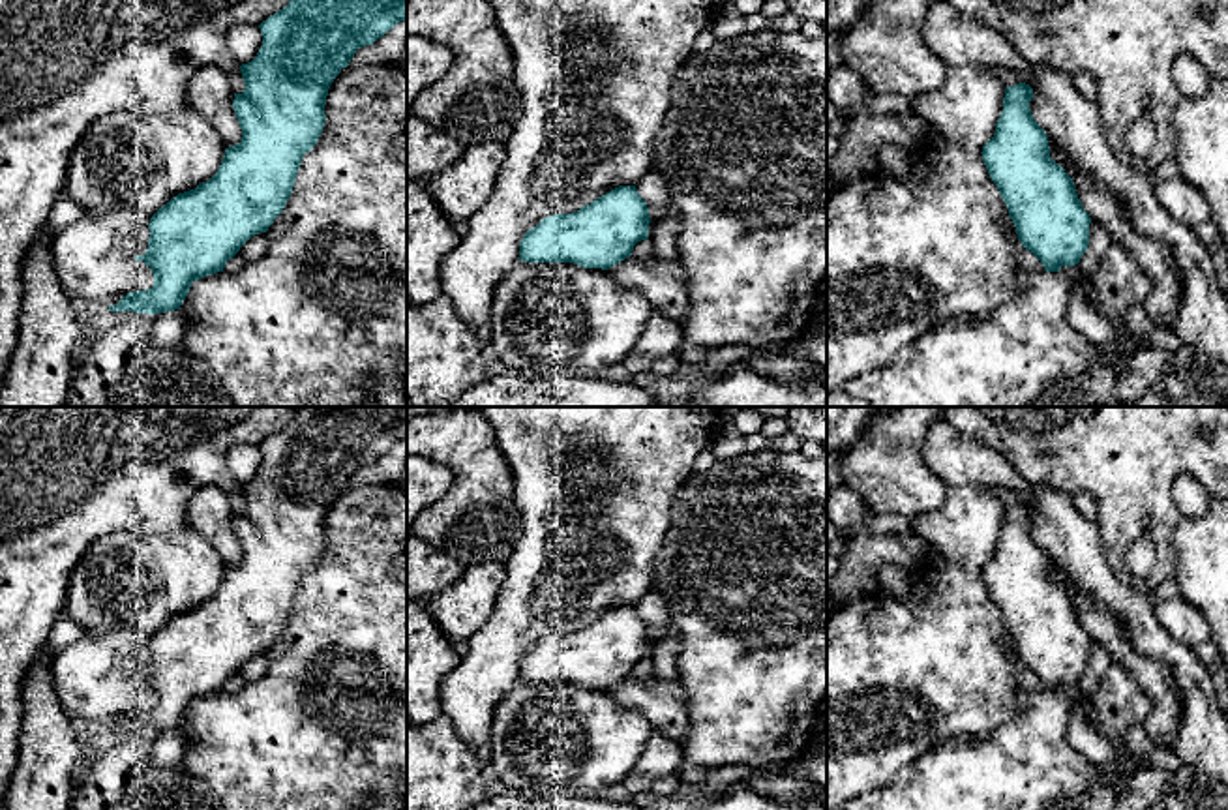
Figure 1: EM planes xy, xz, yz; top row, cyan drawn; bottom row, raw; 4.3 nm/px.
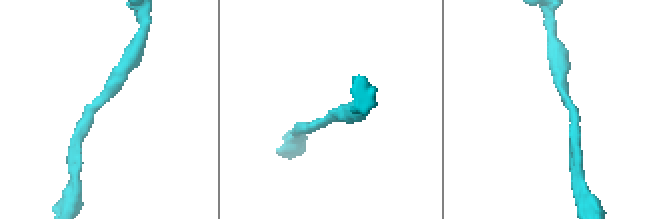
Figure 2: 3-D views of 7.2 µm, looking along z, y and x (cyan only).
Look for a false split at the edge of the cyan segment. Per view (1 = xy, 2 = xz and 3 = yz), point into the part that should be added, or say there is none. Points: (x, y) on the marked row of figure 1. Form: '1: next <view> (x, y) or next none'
1: next none
2: next none
3: next none

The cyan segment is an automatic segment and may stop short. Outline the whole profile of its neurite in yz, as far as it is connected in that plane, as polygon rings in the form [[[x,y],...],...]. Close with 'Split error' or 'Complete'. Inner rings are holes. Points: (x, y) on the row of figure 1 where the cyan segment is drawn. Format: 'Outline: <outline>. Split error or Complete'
Outline: [[[1026,82],[1005,88],[994,137],[982,161],[1016,227],[1018,240],[1046,272],[1074,266],[1089,246],[1091,218],[1072,178],[1050,158],[1048,135],[1035,122]]]. Complete

